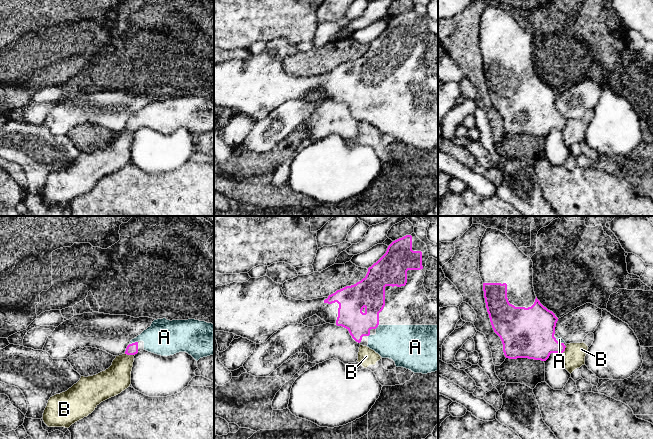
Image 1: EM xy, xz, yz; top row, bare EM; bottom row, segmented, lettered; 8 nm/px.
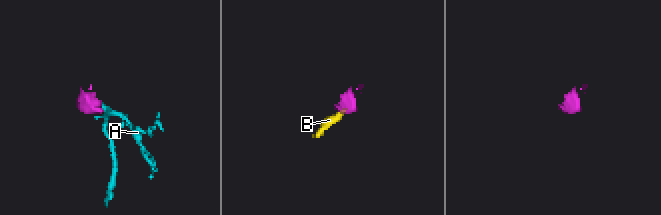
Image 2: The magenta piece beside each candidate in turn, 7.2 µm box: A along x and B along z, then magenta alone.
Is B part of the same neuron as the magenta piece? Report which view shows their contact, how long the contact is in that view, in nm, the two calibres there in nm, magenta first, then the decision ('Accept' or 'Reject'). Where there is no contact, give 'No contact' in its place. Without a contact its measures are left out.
Touches magenta in xy. Shared border 90 nm. Thickness 90 nm (magenta) against 220 nm. Reject

